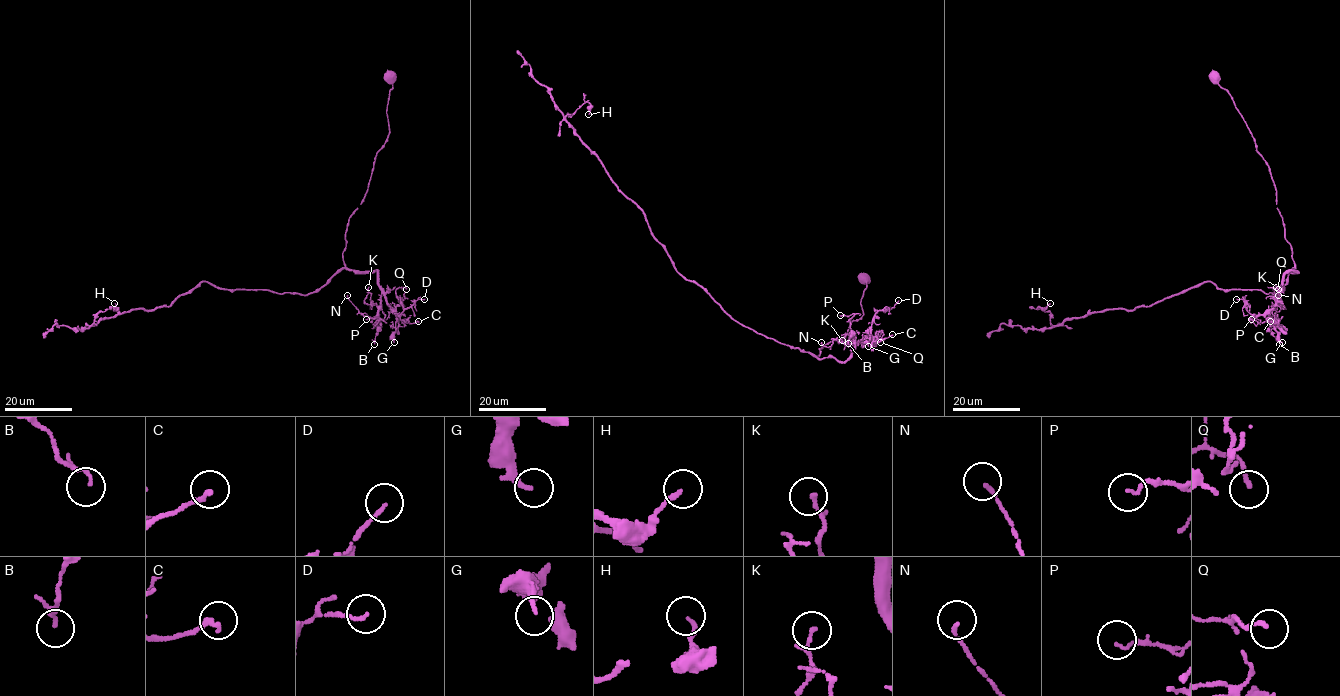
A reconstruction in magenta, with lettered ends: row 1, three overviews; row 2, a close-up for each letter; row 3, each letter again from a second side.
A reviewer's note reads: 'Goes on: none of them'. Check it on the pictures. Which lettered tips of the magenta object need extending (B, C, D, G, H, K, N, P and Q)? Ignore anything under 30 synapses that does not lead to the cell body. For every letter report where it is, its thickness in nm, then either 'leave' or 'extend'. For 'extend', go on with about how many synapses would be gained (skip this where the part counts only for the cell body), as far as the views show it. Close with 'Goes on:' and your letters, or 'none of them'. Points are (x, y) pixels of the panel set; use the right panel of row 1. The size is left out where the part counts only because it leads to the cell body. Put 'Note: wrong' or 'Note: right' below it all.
B: at (1279, 344); 140 nm thick; leave
C: at (1270, 321); 190 nm thick; leave
D: at (1236, 299); 120 nm thick; leave
G: at (1282, 342); 130 nm thick; leave
H: at (1050, 303); 130 nm thick; leave
K: at (1276, 287); 90 nm thick; leave
N: at (1278, 295); 130 nm thick; leave
P: at (1251, 319); 80 nm thick; leave
Q: at (1278, 289); 140 nm thick; leave
Goes on: none of them
Note: right

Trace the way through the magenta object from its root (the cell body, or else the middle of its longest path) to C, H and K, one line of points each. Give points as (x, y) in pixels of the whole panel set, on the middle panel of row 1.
C: (864, 278), (862, 316), (816, 356), (845, 361), (870, 329), (876, 342), (892, 334)
H: (864, 278), (862, 316), (819, 358), (741, 325), (676, 271), (643, 212), (565, 119), (586, 102), (588, 114)
K: (864, 278), (862, 316), (816, 356), (845, 361), (855, 343), (837, 342), (842, 340)

